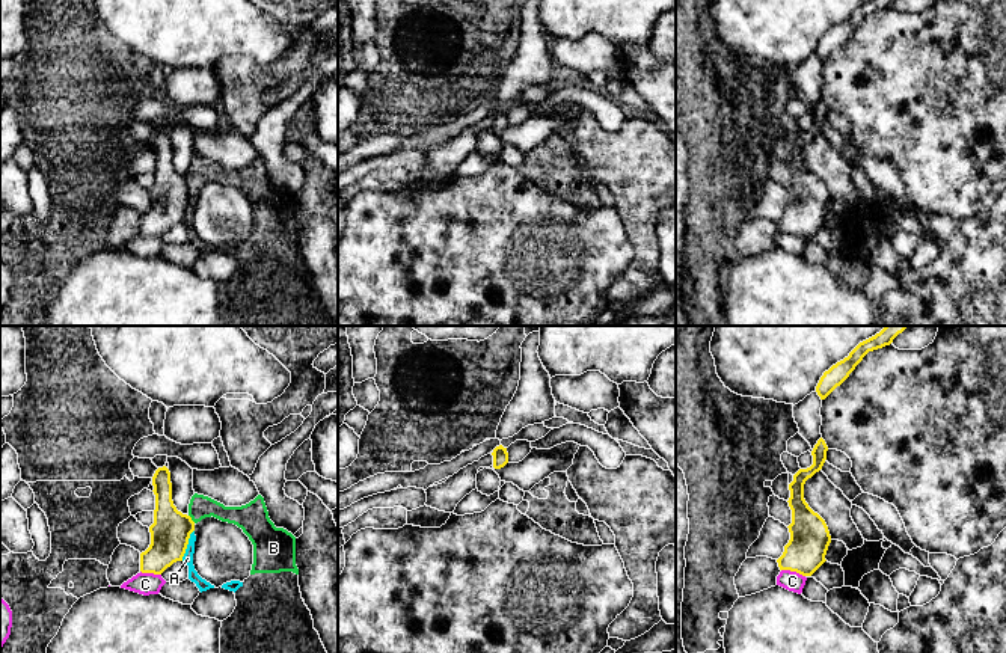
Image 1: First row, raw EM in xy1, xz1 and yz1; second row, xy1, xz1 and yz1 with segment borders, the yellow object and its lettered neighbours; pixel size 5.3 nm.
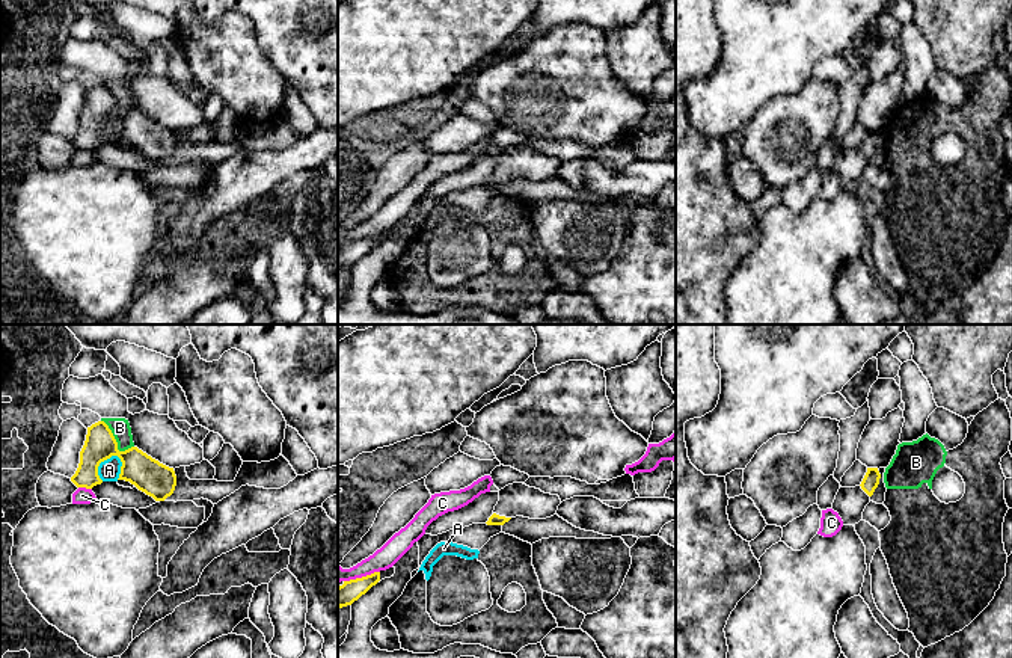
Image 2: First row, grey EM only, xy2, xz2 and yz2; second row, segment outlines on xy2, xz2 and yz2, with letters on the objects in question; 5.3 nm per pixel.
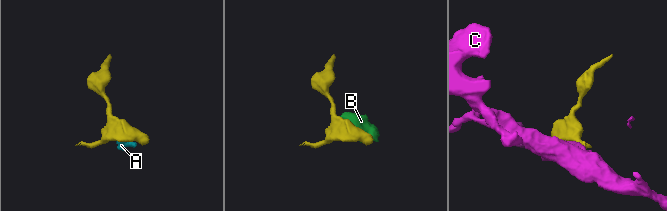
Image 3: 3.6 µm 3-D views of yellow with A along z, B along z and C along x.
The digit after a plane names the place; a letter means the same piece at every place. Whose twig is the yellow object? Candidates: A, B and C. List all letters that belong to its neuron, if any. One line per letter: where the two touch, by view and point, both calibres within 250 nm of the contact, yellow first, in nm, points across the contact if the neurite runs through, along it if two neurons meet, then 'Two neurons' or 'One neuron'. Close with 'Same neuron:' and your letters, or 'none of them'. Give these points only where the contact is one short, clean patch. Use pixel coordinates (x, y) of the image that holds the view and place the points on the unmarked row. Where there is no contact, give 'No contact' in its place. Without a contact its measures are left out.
A: Touches yellow at xy2 (100, 124). Thickness 180 nm (yellow) against 120 nm. Boundary: xy2 (116, 116), (100, 126), (98, 139), (101, 142). Two neurons
B: Touches yellow at xy2 (116, 104). Thickness 180 nm (yellow) against 100 nm. Two neurons
C: Touches yellow at yz1 (794, 232). Thickness 220 nm (yellow) against 110 nm. Two neurons
Same neuron: none of them

